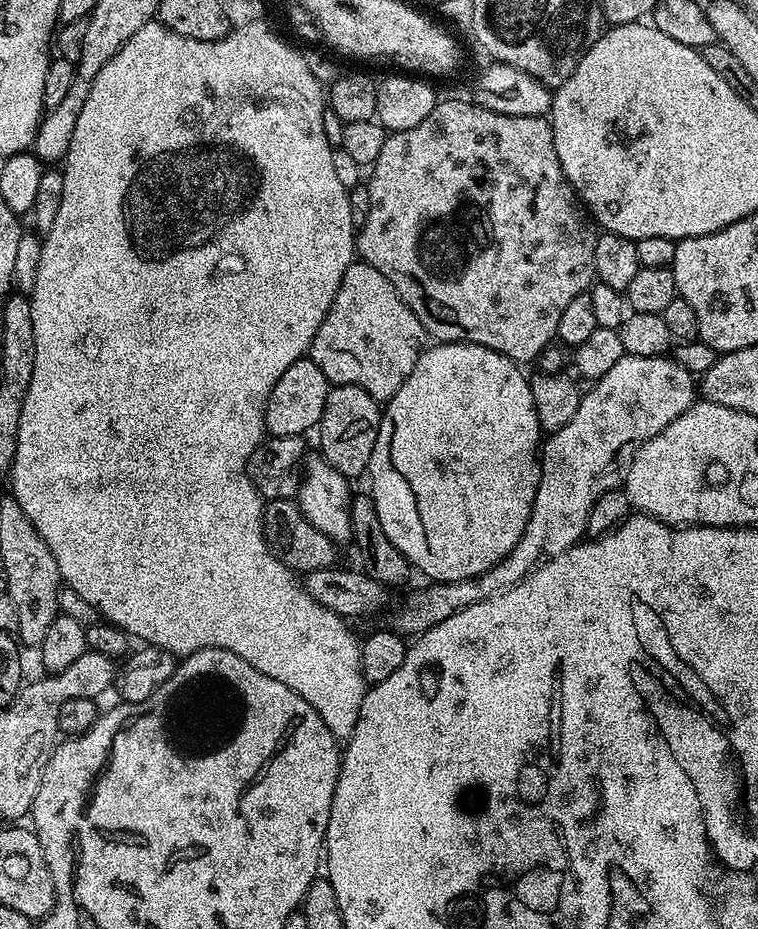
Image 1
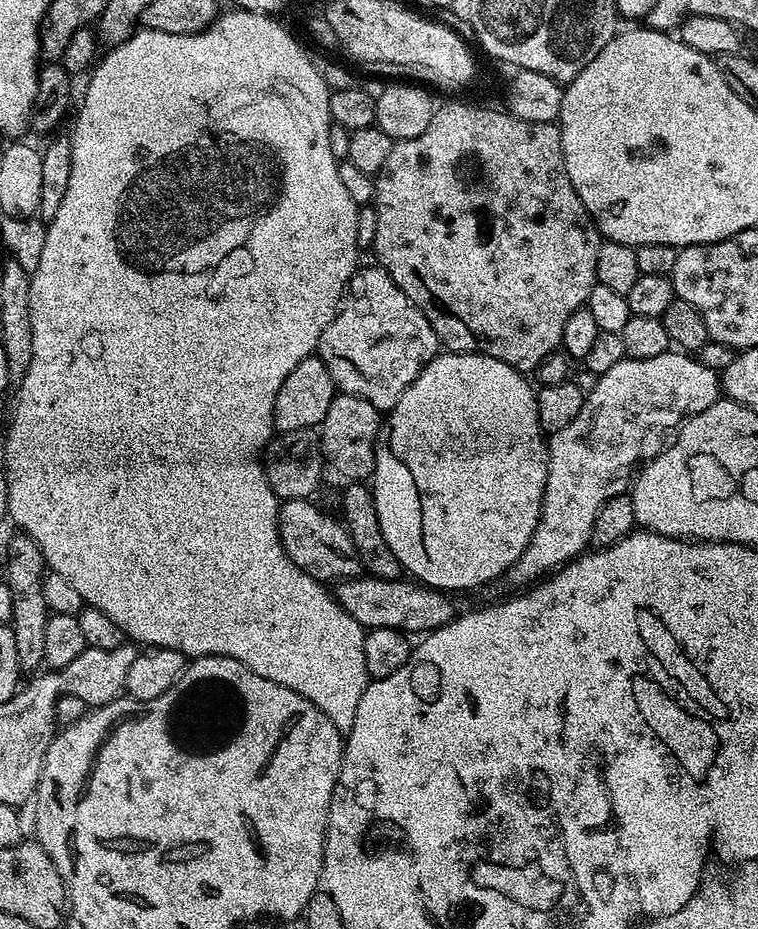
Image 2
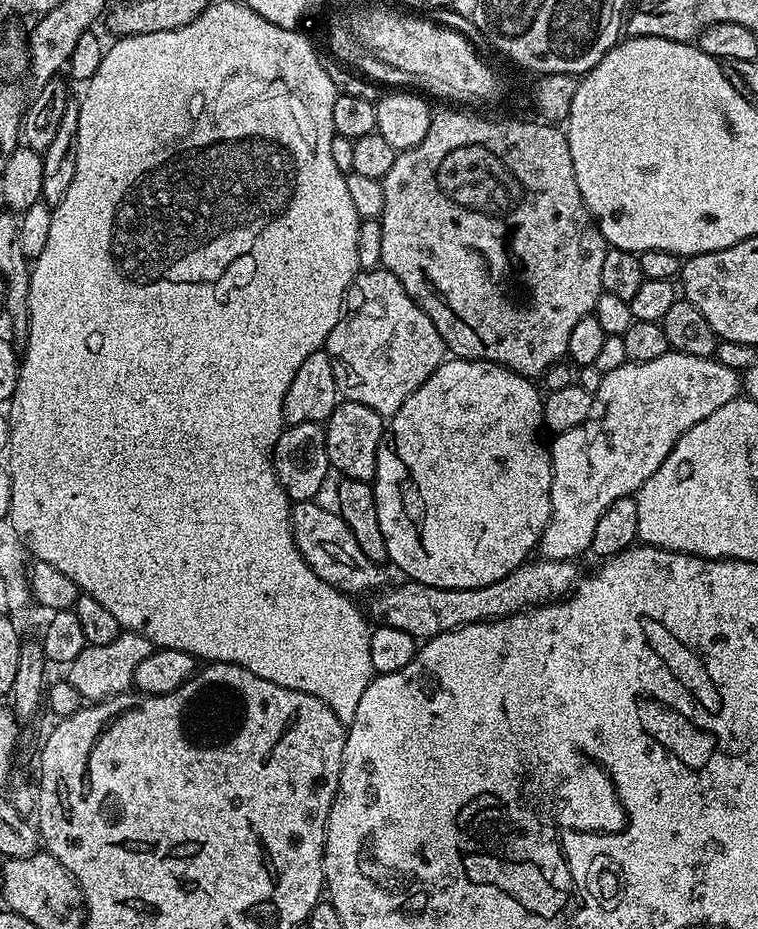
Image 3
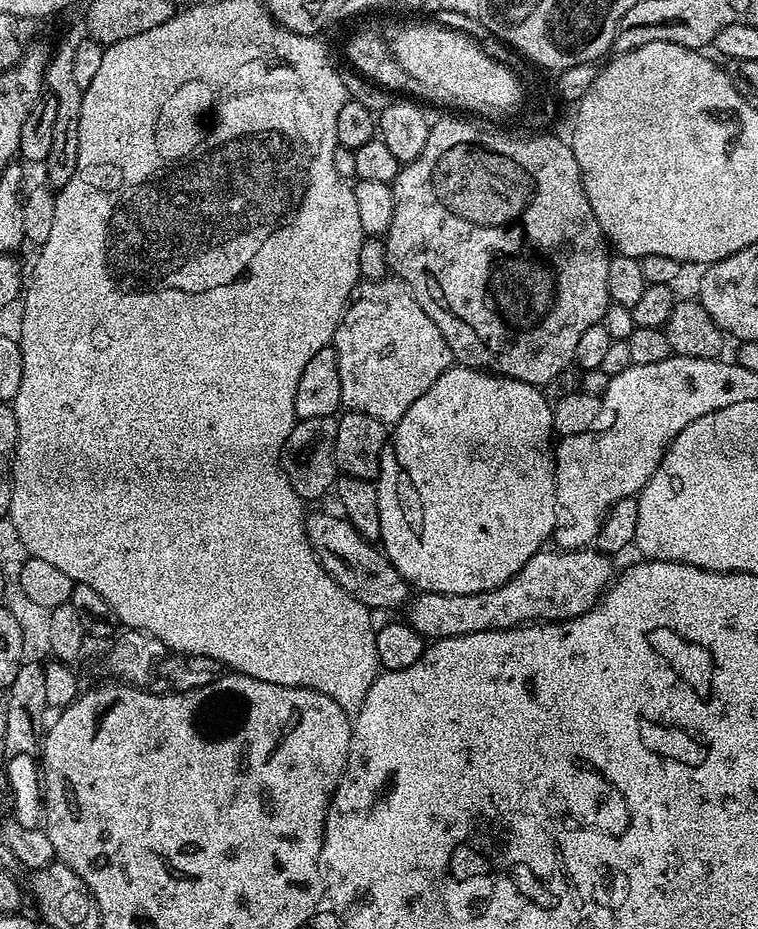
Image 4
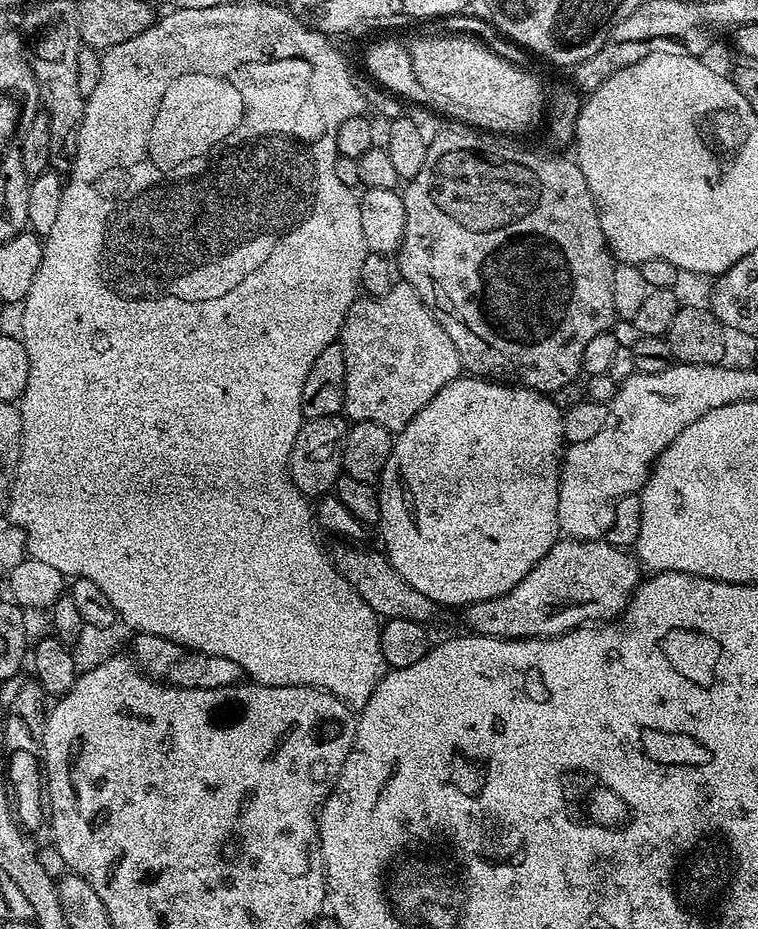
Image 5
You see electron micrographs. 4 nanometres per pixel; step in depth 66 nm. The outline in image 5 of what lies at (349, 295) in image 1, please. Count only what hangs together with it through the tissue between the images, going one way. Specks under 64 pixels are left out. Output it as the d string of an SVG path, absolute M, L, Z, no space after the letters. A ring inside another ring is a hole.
M396 282L388 293L379 298L357 298L344 320L338 343L346 358L343 415L352 422L374 422L393 434L403 430L410 418L414 418L414 414L418 414L418 410L422 410L422 406L426 406L442 386L462 372L458 350L454 350L454 342L450 342L450 334L442 330L415 290L403 282Z

